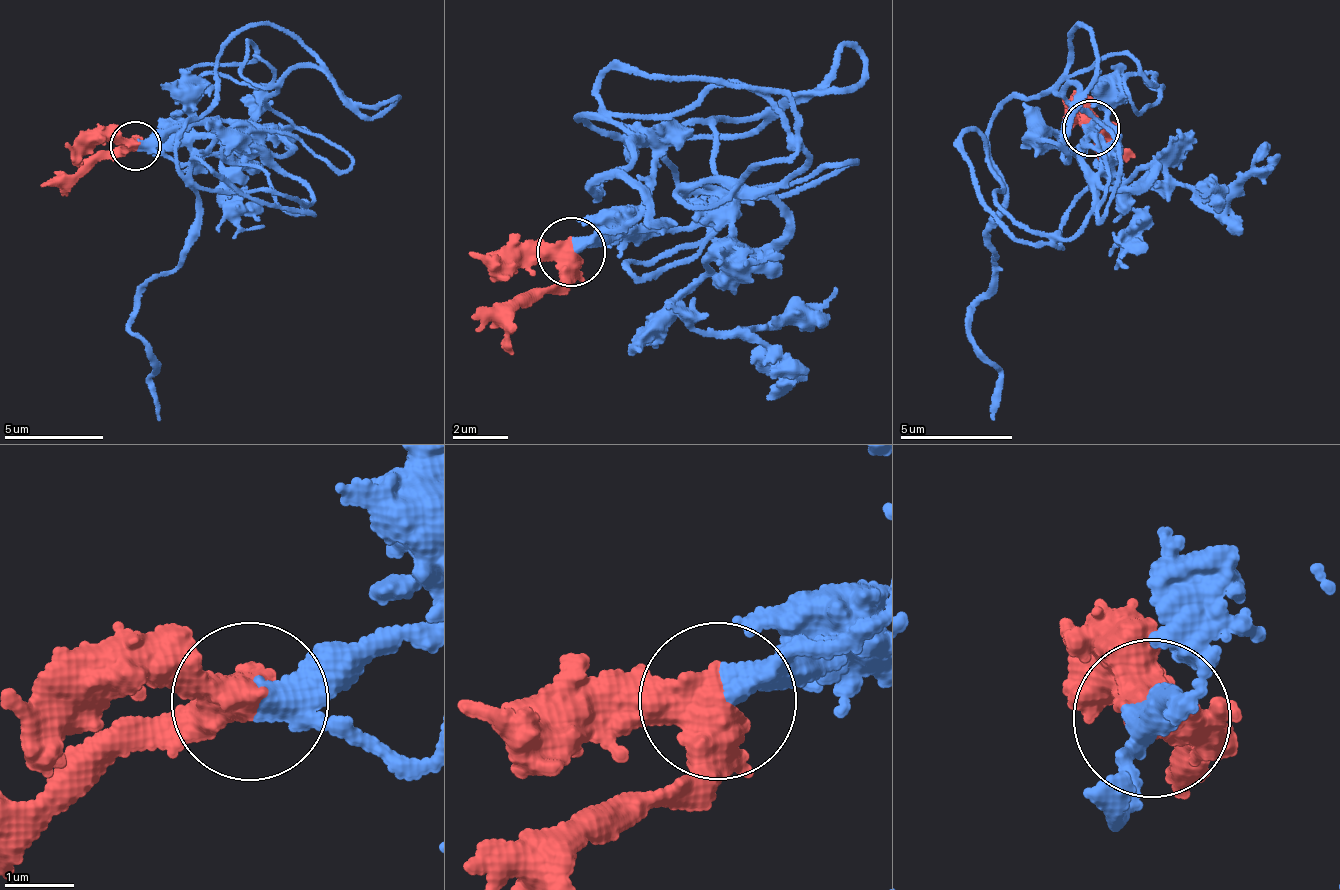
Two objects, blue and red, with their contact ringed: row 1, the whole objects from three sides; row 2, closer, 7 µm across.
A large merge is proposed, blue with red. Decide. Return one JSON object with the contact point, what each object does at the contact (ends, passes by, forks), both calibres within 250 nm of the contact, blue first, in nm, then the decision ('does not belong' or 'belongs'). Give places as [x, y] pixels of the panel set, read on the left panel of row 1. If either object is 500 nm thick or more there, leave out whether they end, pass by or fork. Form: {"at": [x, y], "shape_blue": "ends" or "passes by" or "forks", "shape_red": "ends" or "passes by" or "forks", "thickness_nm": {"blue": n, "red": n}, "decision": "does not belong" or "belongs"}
{"at": [135, 145], "thickness_nm": {"blue": 320, "red": 500}, "decision": "belongs"}

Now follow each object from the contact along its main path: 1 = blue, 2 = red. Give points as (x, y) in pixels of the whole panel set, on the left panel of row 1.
1: (139, 147), (189, 159), (219, 133), (186, 120), (176, 140), (188, 252), (130, 327), (162, 419)
2: (134, 147), (114, 158), (60, 175), (42, 187)

